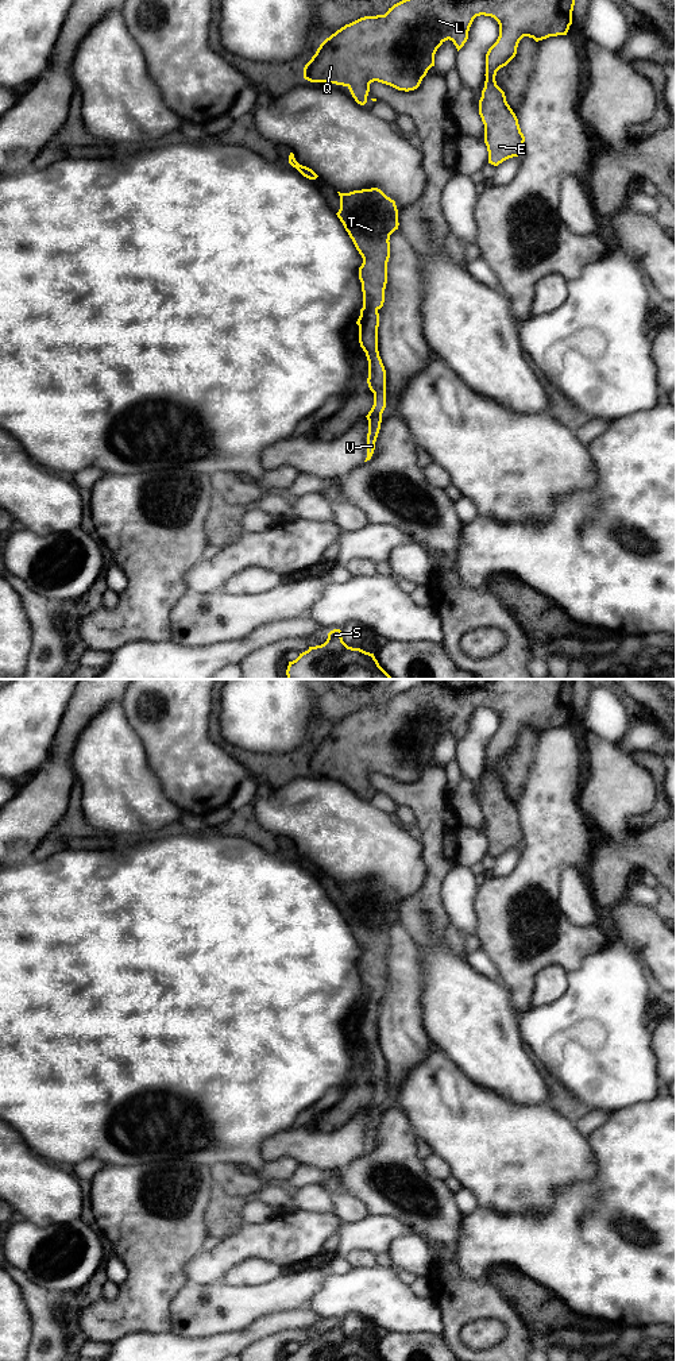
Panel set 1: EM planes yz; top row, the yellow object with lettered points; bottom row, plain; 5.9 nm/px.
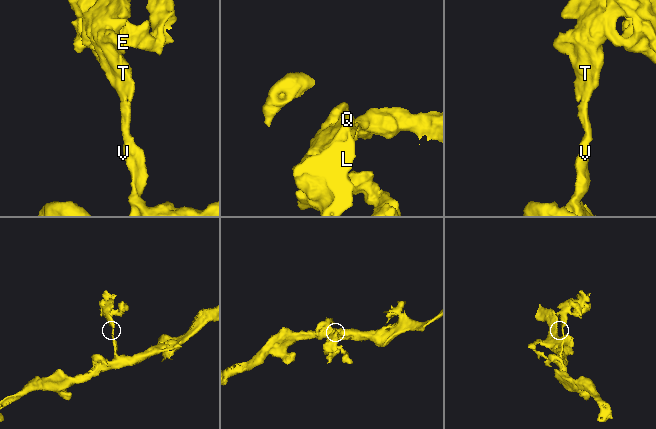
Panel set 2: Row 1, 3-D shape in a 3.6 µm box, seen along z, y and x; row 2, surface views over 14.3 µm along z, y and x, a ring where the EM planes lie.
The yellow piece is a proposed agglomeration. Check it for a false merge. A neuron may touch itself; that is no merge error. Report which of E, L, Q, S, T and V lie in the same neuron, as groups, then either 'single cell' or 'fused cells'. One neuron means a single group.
E L Q S T V; single cell

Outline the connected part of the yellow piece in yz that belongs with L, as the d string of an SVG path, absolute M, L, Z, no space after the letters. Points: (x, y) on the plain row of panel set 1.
M426 679L394 695L385 706L364 708L337 721L305 756L304 770L347 778L360 797L367 794L370 775L374 772L398 782L414 782L434 757L434 745L445 732L452 732L459 743L468 730L474 710L480 706L491 708L499 716L499 728L486 745L486 772L479 806L484 816L488 855L498 857L509 849L522 847L525 828L505 783L497 776L497 763L515 748L524 728L538 733L567 726L572 716L573 683L575 679Z

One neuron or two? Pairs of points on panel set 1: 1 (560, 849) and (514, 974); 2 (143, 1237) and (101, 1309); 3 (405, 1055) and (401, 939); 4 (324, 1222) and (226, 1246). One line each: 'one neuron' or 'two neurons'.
1: one neuron
2: one neuron
3: one neuron
4: one neuron

